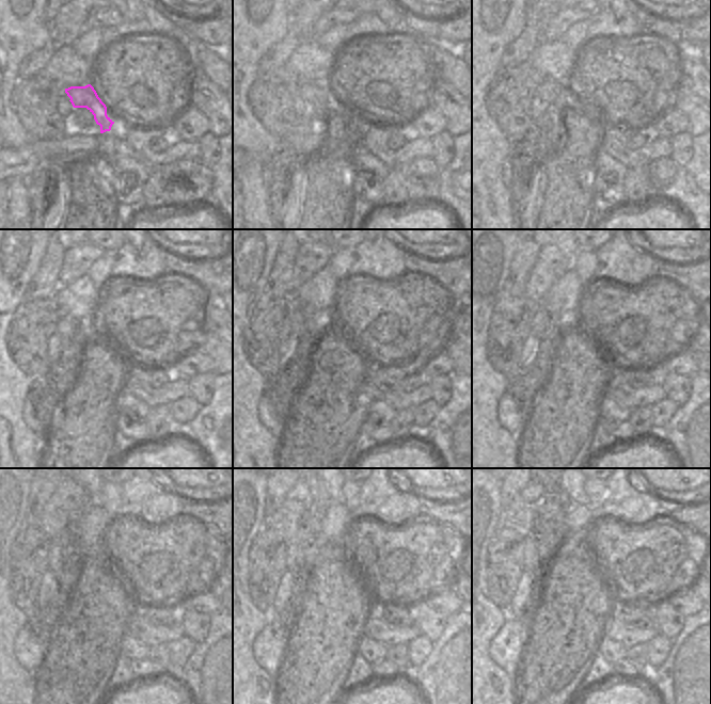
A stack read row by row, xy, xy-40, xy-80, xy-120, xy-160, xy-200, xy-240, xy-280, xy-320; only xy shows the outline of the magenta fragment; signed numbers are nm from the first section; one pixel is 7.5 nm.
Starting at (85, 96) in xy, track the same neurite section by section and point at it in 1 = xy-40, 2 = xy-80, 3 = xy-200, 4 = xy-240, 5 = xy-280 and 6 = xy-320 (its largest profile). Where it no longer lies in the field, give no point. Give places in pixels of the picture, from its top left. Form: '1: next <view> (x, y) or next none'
1: next xy-40 (321, 97)
2: next xy-80 (568, 106)
3: next xy-200 (544, 333)
4: next xy-240 (68, 571)
5: next xy-280 (301, 570)
6: next xy-320 (539, 569)

